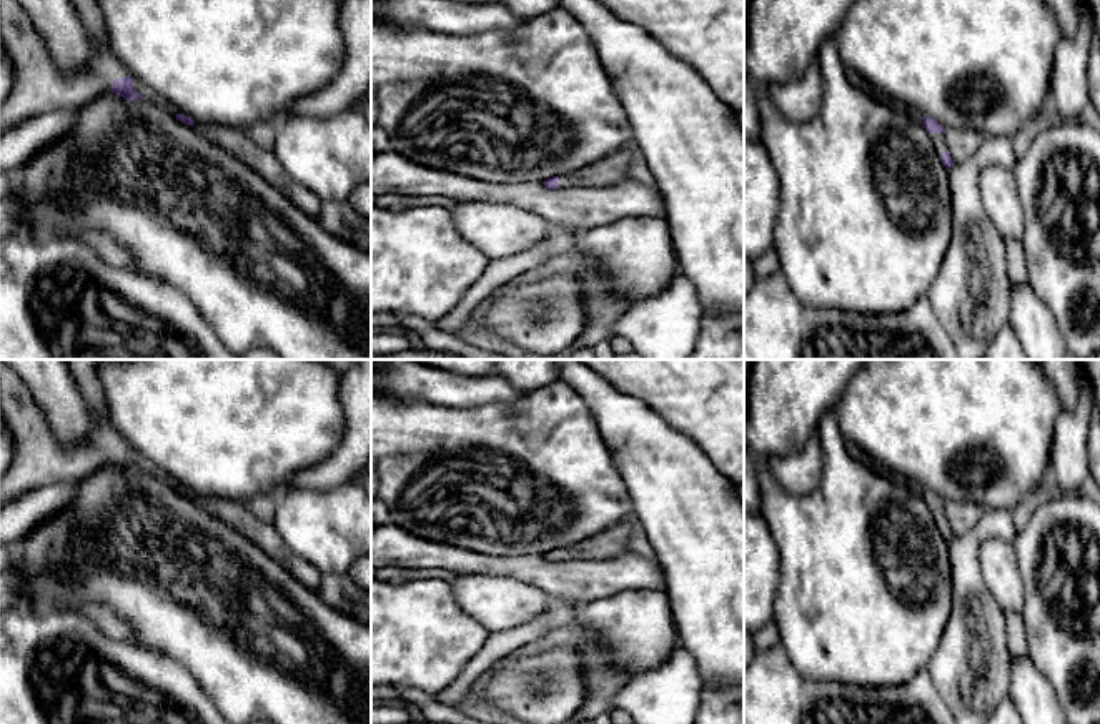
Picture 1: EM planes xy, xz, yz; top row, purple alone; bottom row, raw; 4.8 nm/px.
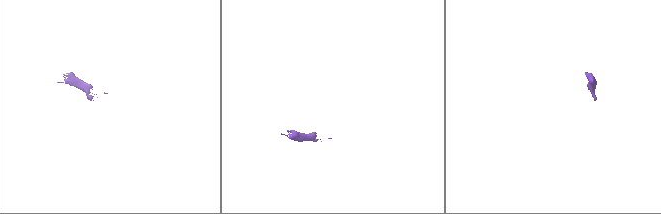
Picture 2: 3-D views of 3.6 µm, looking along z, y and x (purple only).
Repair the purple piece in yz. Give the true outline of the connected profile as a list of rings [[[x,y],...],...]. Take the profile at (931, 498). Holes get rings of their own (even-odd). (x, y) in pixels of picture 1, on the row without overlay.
[[[920,489],[920,494],[922,494],[925,504],[929,506],[929,509],[940,529],[940,534],[949,543],[954,538],[954,533],[945,518],[945,508],[944,508],[945,501],[932,489]]]

